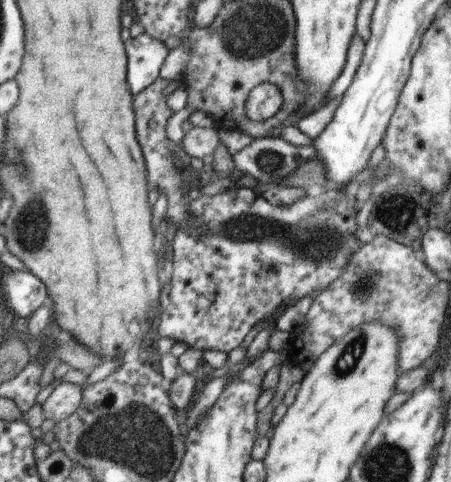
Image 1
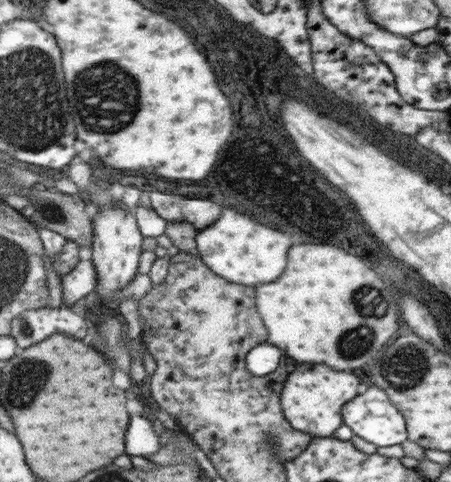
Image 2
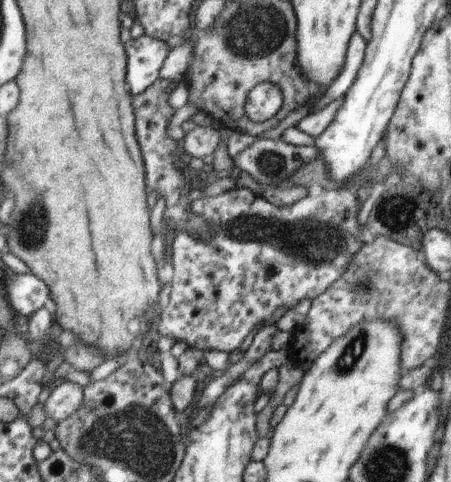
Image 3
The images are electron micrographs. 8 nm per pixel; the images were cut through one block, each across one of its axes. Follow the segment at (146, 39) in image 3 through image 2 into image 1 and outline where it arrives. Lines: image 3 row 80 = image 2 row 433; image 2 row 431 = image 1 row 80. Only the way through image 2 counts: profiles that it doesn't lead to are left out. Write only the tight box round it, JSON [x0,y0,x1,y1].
[127,32,169,94]

